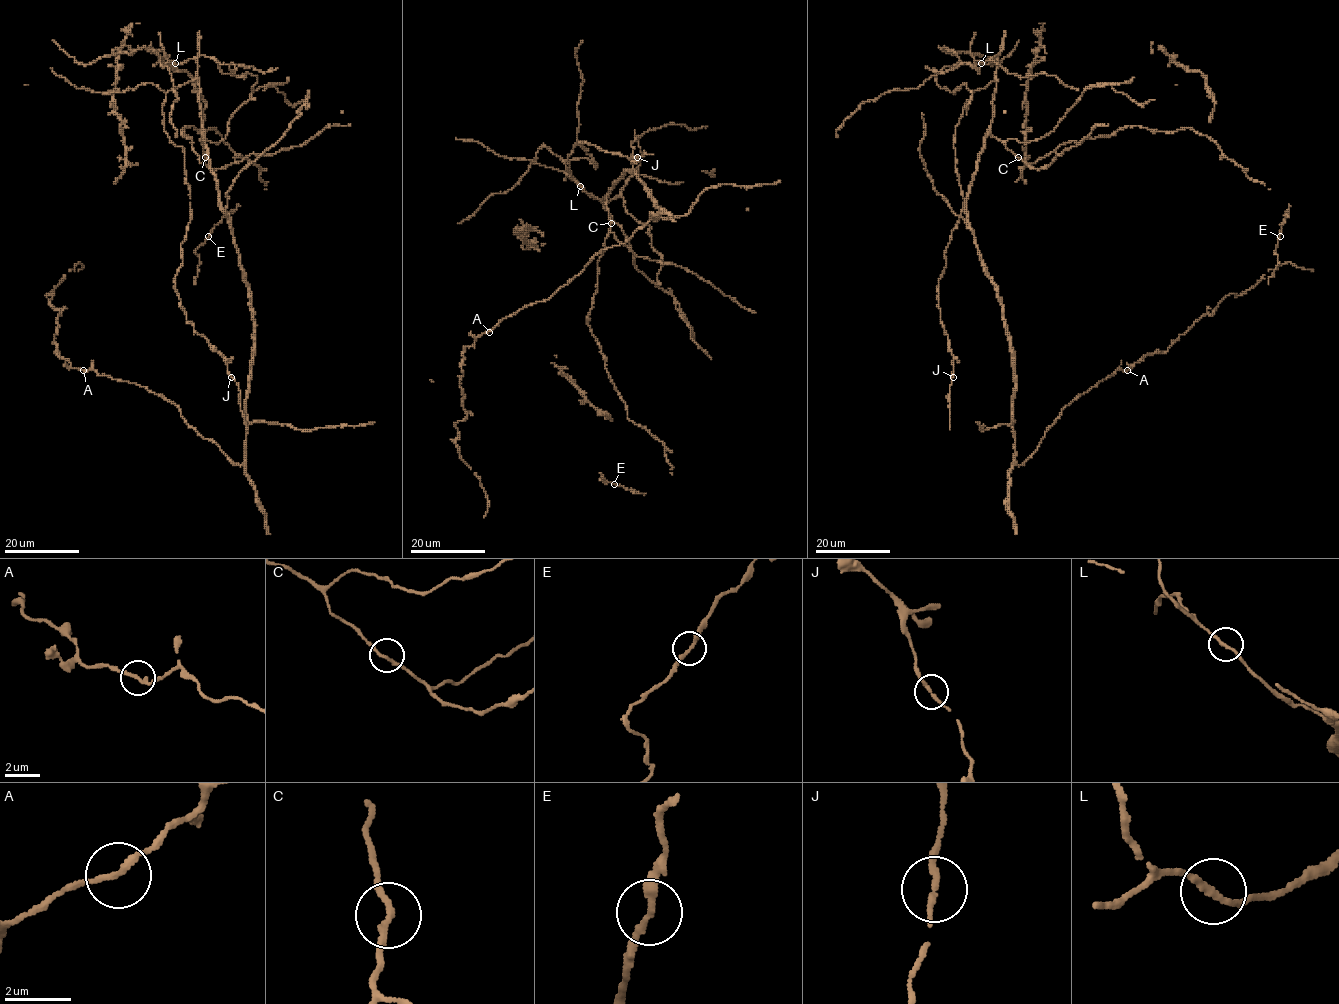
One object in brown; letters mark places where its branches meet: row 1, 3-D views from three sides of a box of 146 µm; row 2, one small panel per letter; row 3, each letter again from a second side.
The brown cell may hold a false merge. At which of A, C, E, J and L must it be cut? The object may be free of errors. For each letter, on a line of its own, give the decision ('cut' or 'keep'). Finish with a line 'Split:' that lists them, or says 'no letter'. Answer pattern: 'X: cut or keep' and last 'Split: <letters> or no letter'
A: keep
C: keep
E: keep
J: keep
L: keep
Split: no letter

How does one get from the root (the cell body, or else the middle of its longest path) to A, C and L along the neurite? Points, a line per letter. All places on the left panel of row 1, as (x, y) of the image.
A: (246, 283), (254, 358), (242, 465), (191, 428), (172, 402), (140, 385), (83, 370)
C: (246, 283), (239, 264), (230, 216), (221, 205), (203, 132), (201, 142), (205, 157)
L: (246, 283), (239, 264), (230, 216), (221, 205), (204, 143), (197, 60), (189, 58), (181, 64), (175, 63)

